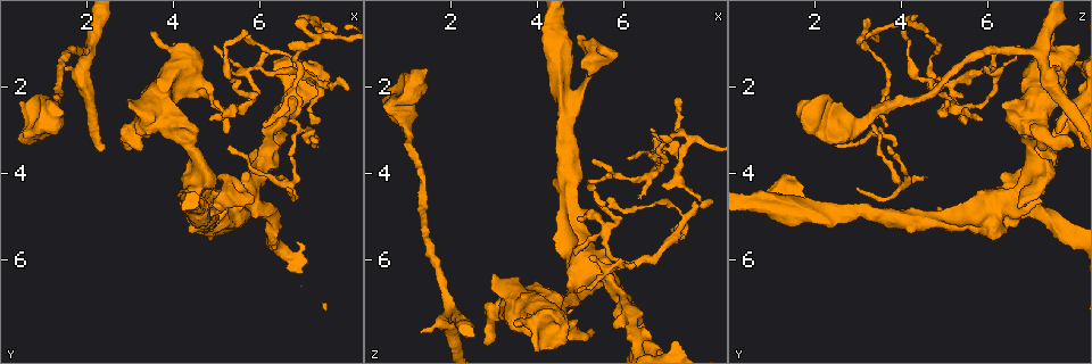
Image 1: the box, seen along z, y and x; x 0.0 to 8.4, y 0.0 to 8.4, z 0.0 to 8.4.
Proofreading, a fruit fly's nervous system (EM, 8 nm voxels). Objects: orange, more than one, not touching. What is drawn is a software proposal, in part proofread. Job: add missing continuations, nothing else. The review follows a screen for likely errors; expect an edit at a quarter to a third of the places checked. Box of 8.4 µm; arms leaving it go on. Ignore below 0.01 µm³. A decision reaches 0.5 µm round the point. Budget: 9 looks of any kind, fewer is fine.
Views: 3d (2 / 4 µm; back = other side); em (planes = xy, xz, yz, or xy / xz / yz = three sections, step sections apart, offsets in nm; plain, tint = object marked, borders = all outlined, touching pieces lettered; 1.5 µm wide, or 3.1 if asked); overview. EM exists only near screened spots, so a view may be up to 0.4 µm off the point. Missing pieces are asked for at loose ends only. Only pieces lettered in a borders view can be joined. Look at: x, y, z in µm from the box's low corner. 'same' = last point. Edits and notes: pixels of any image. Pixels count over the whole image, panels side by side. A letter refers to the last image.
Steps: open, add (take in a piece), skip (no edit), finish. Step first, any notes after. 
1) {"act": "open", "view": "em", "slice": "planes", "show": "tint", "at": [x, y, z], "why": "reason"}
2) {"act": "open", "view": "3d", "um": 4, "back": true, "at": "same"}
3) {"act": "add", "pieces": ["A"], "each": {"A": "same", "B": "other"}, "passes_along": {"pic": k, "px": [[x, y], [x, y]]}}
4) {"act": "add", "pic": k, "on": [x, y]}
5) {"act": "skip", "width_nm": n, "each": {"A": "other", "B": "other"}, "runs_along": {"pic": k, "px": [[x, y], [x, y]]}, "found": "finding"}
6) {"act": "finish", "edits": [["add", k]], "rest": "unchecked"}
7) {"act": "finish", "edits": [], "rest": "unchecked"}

{"act": "open", "view": "3d", "um": 4, "at": [7.75, 0.70, 4.60], "why": "free end"}

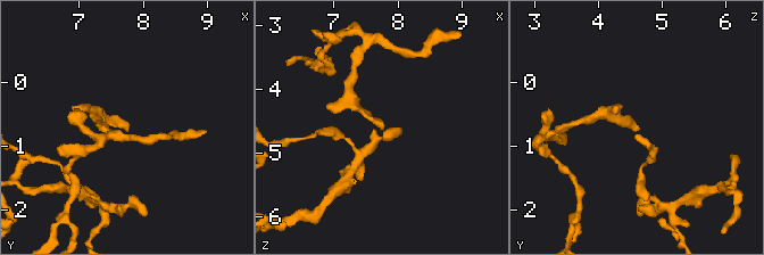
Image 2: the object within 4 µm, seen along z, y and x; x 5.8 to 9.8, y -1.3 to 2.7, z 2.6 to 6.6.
{"act": "open", "view": "em", "slice": "planes", "show": "borders", "at": [7.75, 0.75, 4.65]}

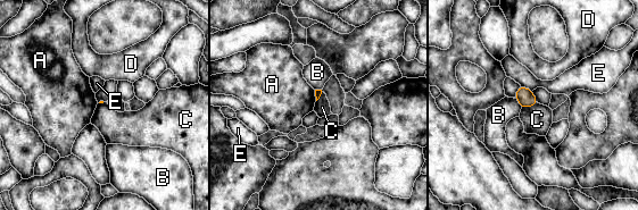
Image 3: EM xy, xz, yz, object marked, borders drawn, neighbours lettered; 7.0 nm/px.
{"act": "skip", "each": {"A": "other", "B": "other", "C": "other", "D": "other", "E": "other"}, "border": {"pic": 3, "px": [[537, 102], [522, 108]]}, "found": "none of them fits"}

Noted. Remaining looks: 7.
{"act": "open", "view": "em", "slice": "xy", "step": 4, "show": "tint", "at": [4.15, 4.80, 6.65], "why": "branch stops here"}

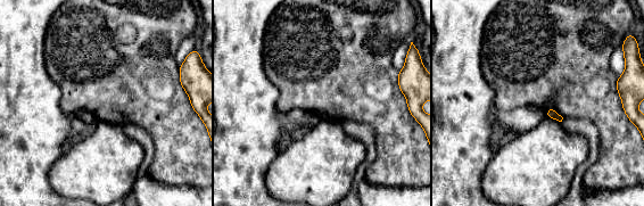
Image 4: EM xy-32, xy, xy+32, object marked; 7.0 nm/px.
{"act": "open", "view": "em", "slice": "planes", "show": "borders", "at": "same"}

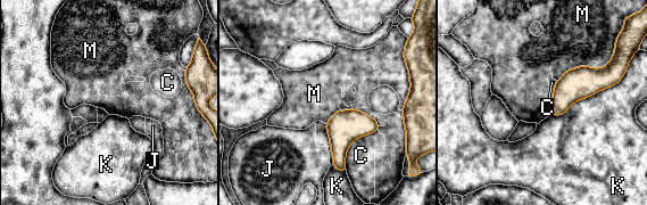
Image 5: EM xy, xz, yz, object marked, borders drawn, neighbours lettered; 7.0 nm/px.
{"act": "skip", "each": {"C": "other", "J": "other", "K": "other", "M": "other"}, "border": {"pic": 5, "px": [[616, 82], [550, 114]]}, "found": "none of them fits"}

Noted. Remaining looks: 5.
{"act": "open", "view": "em", "slice": "planes", "show": "borders", "at": [4.95, 2.35, 5.05], "why": "branch stops here"}

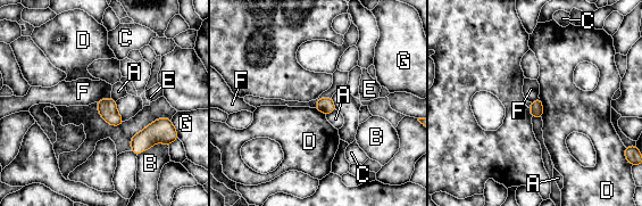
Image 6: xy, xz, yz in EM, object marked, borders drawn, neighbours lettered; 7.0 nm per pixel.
{"act": "skip", "each": {"A": "other", "B": "other", "C": "other", "D": "other", "E": "other", "F": "other", "G": "other"}, "border": {"pic": 6, "px": [[110, 97], [102, 98], [97, 102]]}, "found": "no lettered piece goes on from it"}

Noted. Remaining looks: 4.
{"act": "open", "view": "3d", "um": 4, "at": [1.45, 2.55, 1.65], "why": "thick end"}

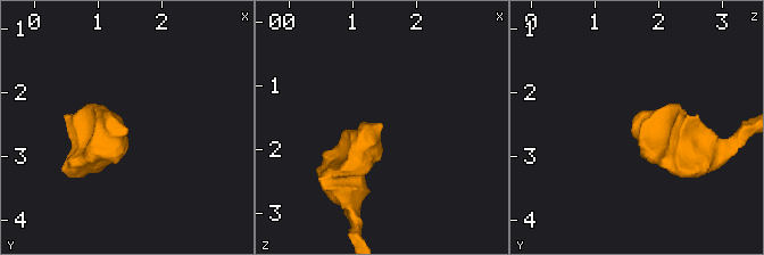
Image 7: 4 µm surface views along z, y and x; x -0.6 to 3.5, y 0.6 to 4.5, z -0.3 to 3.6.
{"act": "open", "view": "em", "slice": "xz", "step": 8, "show": "tint", "at": [1.45, 2.55, 1.65]}

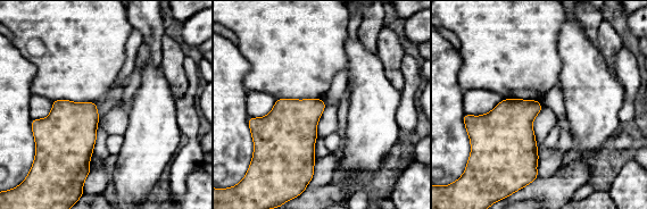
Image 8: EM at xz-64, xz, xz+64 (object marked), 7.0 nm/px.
{"act": "open", "view": "em", "slice": "yz", "step": 4, "show": "borders", "at": "same"}

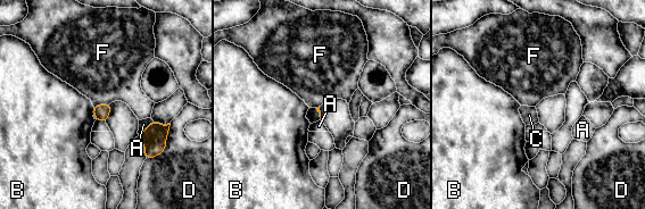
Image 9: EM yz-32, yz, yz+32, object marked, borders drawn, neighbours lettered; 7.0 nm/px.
{"act": "skip", "each": {"A": "other", "B": "other", "C": "other", "D": "other", "F": "other"}, "border": {"pic": 9, "px": [[109, 102], [93, 107]]}, "found": "no lettered piece goes on from it"}

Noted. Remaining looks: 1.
{"act": "finish", "edits": [], "rest": "unchecked"}

